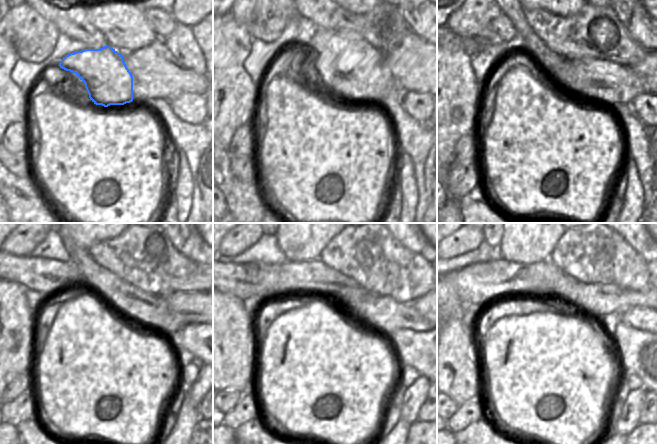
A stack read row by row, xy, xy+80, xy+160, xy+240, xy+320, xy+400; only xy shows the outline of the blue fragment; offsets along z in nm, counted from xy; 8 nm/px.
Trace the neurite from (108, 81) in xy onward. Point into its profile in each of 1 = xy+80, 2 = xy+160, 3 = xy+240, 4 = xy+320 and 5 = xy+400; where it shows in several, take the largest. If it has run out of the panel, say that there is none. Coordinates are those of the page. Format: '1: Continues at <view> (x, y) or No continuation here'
1: Continues at xy+80 (360, 72)
2: Continues at xy+160 (607, 82)
3: Continues at xy+240 (192, 306)
4: Continues at xy+320 (416, 303)
5: No continuation here.

